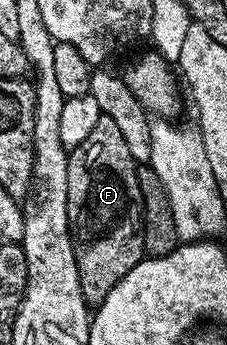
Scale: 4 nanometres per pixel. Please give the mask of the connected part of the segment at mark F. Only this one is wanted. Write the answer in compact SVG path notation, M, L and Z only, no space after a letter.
M103 113L100 116L100 120L96 120L96 128L92 128L92 132L88 132L88 137L79 146L75 146L69 151L68 224L70 225L70 236L74 244L76 268L80 276L80 292L84 296L87 307L97 308L106 299L108 292L112 292L112 288L116 288L116 284L120 280L124 280L124 276L128 276L128 272L132 272L132 268L136 268L136 264L141 262L146 254L146 245L144 244L144 236L142 235L142 197L140 196L140 184L138 183L138 167L139 163L135 162L132 152L128 152L128 144L124 140L123 134L120 133L120 128L107 114Z

